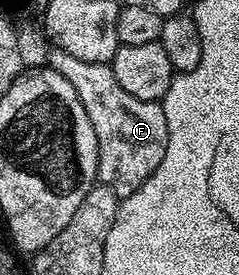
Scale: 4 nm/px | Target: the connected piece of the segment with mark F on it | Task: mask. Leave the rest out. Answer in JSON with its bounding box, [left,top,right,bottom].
[48,48,167,199]

